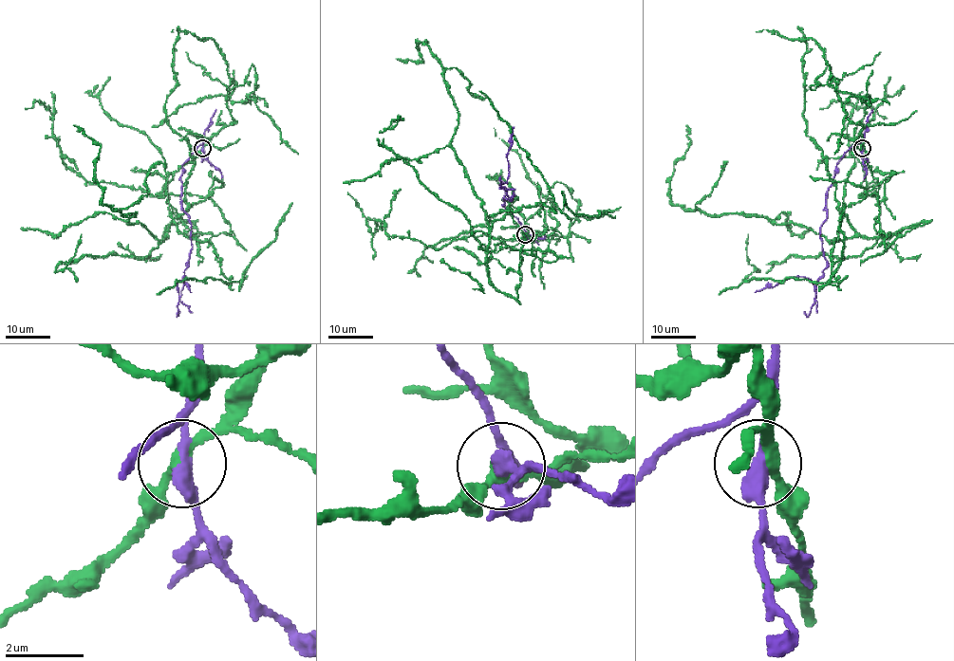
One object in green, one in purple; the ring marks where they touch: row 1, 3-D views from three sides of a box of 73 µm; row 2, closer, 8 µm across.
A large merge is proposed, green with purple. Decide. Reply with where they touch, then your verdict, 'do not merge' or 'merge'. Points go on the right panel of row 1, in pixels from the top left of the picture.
place (862, 148); do not merge

